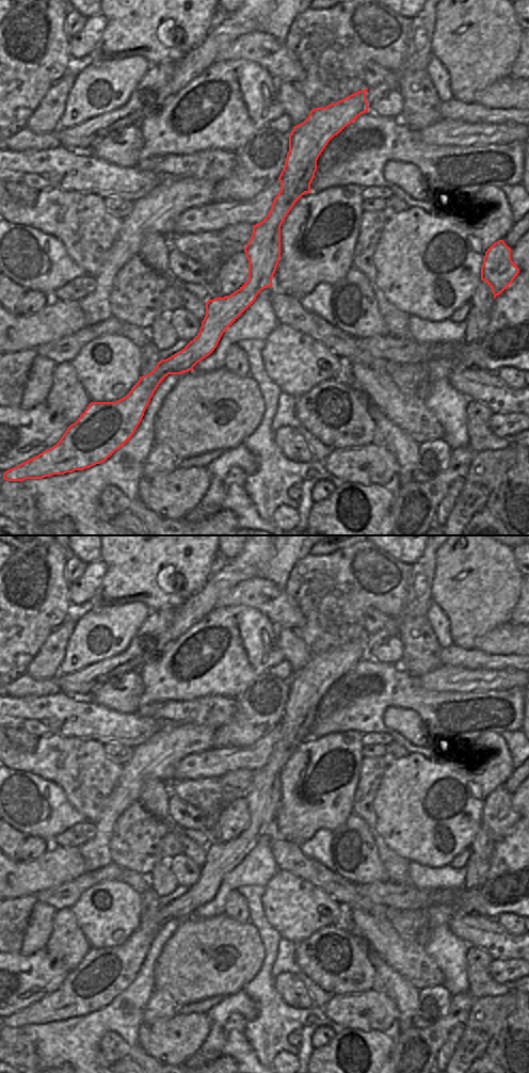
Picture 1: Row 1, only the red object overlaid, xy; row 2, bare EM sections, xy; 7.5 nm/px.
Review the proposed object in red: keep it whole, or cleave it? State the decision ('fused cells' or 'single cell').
single cell

